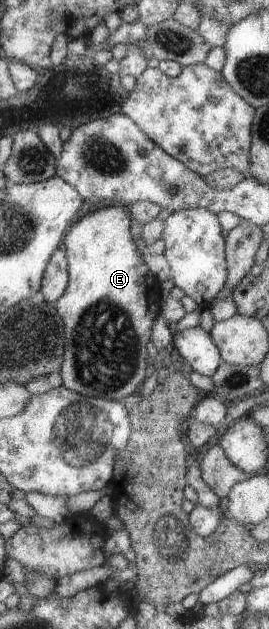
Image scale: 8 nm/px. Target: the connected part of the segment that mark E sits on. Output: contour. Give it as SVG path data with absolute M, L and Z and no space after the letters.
M110 205L94 210L73 225L63 244L68 259L69 287L55 303L57 309L60 309L60 315L64 317L68 345L64 367L60 371L64 387L84 396L106 397L121 402L139 392L149 377L151 367L148 343L153 340L154 327L163 304L157 290L161 283L138 253L130 219L127 208L122 205Z

